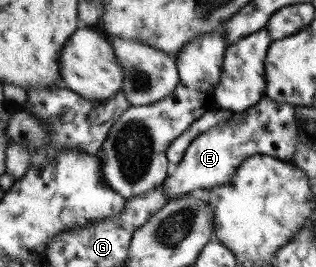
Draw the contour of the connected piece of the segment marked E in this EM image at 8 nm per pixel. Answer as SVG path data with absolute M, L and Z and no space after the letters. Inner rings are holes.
M265 95L242 112L236 112L233 120L214 125L199 134L185 150L183 159L178 163L175 173L168 175L163 183L166 195L172 200L195 190L205 190L228 183L239 165L255 154L276 157L290 161L299 144L297 131L297 108L293 104L277 102Z

